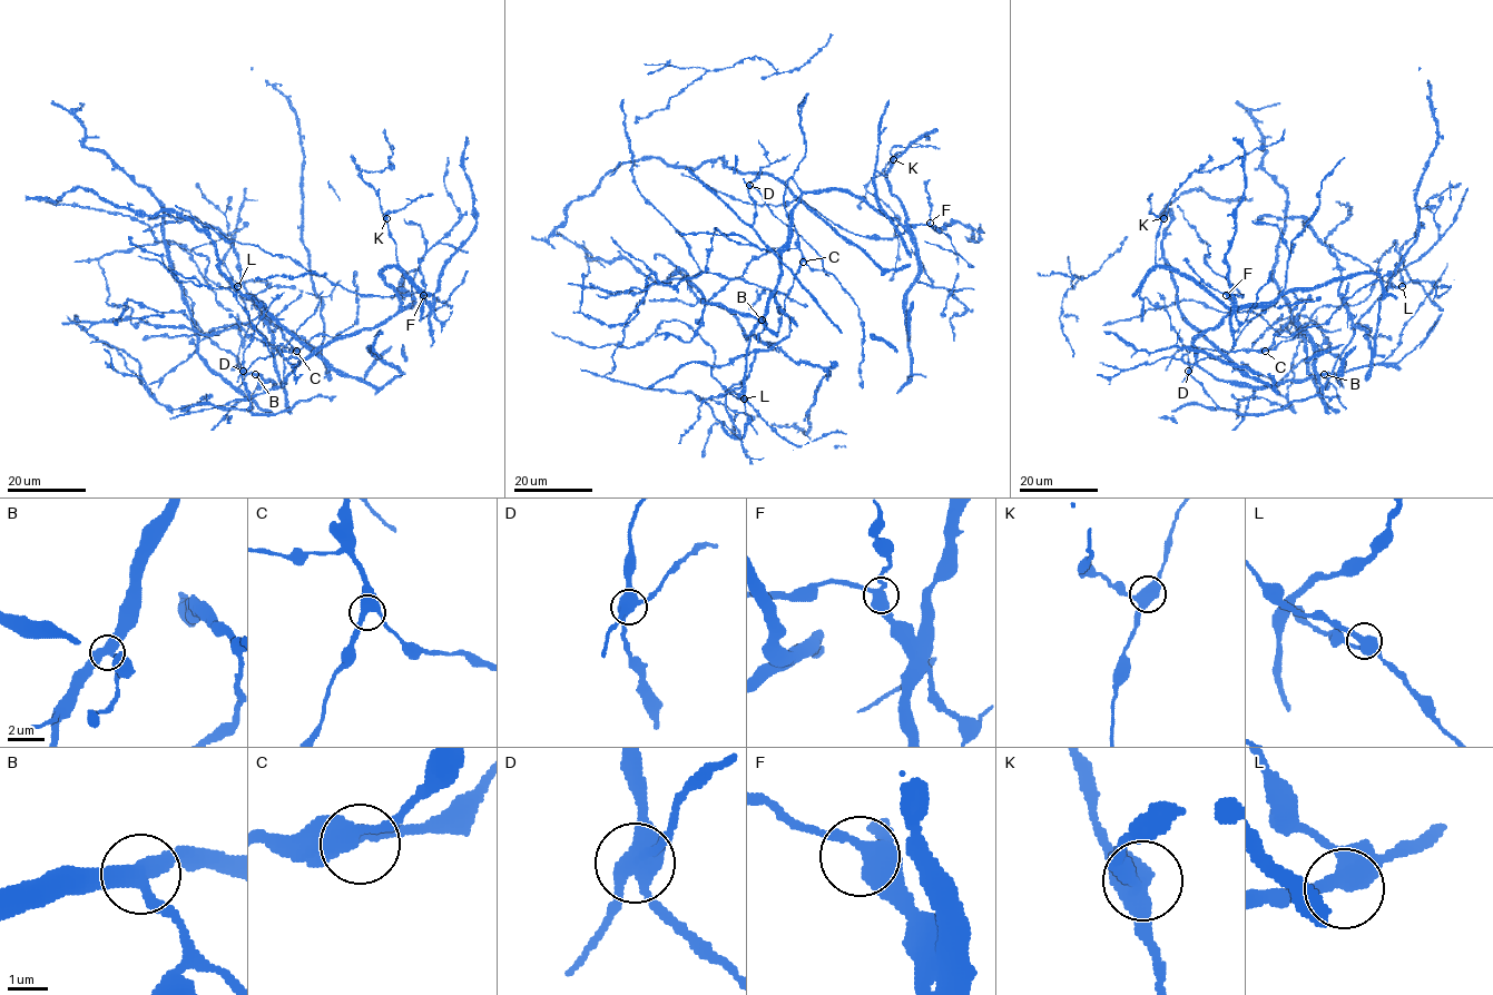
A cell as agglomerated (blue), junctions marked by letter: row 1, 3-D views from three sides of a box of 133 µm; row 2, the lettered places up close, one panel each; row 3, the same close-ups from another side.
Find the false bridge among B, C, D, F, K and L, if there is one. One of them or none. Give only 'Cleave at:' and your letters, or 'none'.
Cleave at: D

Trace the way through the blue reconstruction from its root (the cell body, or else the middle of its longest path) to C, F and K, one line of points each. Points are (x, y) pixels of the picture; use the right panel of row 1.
C: (1216, 325), (1194, 341), (1195, 364), (1187, 364), (1182, 357), (1198, 347), (1265, 351)
F: (1216, 325), (1230, 312), (1224, 303), (1226, 295)
K: (1216, 325), (1230, 311), (1197, 283), (1156, 263), (1156, 242), (1164, 218)

